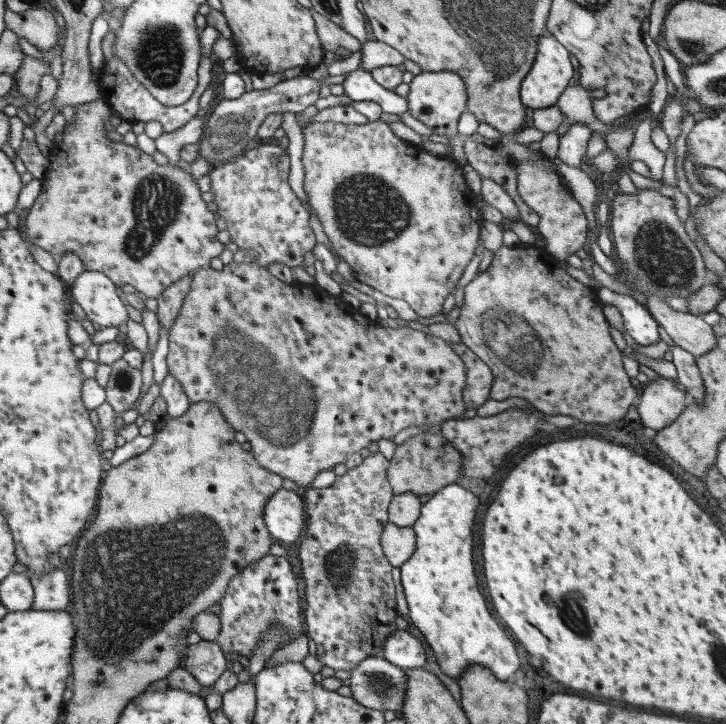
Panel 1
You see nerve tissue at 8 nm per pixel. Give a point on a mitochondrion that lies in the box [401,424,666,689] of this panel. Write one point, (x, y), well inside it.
(572, 612)

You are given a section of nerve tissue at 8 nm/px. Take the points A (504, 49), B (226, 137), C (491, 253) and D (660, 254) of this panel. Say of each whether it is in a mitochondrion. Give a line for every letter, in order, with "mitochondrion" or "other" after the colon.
A: mitochondrion
B: mitochondrion
C: other
D: mitochondrion

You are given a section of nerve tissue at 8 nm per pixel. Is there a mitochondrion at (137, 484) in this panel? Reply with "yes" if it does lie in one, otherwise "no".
no

